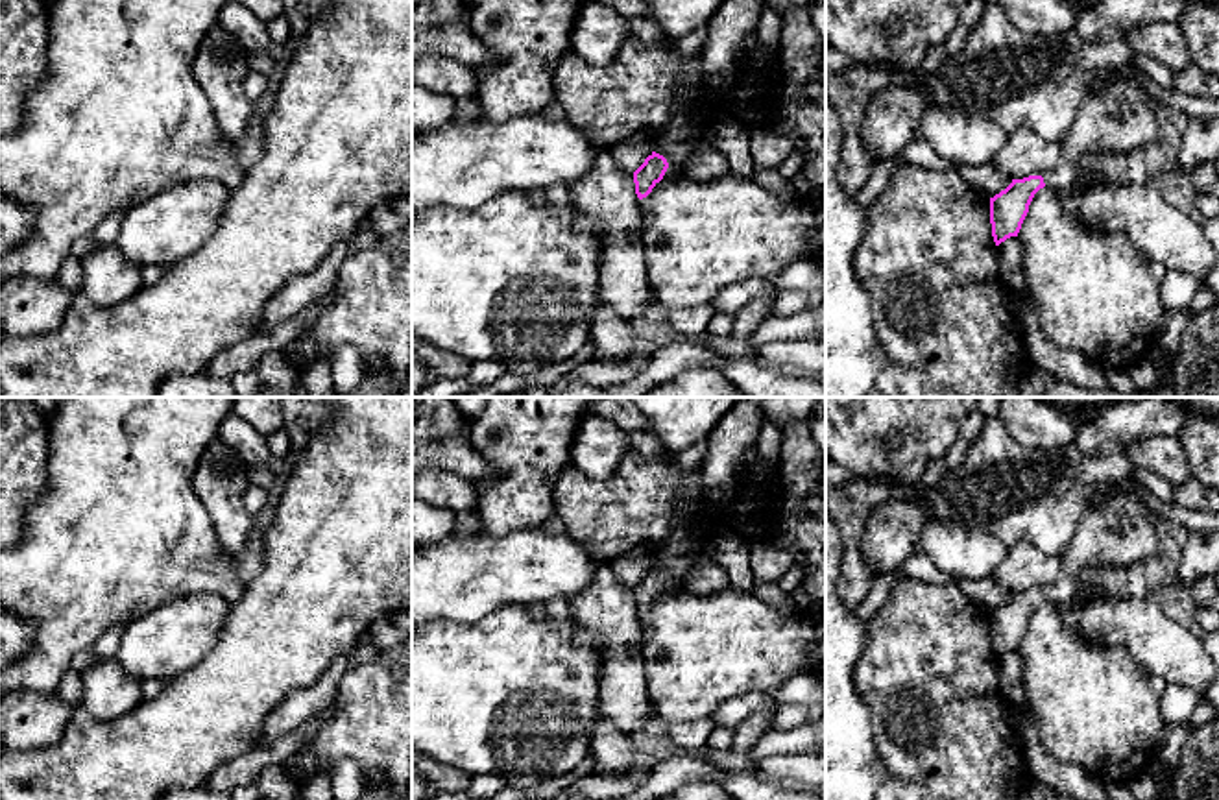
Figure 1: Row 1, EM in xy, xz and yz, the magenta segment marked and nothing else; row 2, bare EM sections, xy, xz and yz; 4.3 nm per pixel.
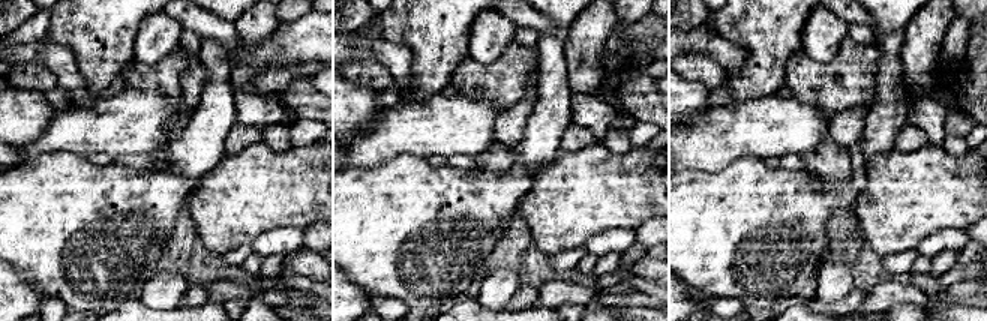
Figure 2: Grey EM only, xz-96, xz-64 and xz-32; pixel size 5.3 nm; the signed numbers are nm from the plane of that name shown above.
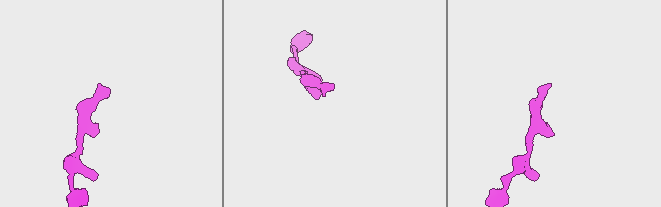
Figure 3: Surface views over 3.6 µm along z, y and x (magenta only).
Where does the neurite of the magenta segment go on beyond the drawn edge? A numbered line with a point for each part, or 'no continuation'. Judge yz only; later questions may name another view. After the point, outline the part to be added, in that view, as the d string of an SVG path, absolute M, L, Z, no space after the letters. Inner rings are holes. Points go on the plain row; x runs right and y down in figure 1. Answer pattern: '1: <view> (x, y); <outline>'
1: yz (1120, 531); M1117 490L1103 493L1101 504L1086 510L1071 543L1060 554L1062 573L1047 588L1049 602L1066 604L1080 595L1088 573L1099 565L1125 567L1158 551L1158 515L1138 497Z

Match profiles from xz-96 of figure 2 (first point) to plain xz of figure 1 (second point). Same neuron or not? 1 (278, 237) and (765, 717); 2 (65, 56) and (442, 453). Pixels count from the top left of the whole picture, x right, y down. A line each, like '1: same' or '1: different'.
1: different
2: same

